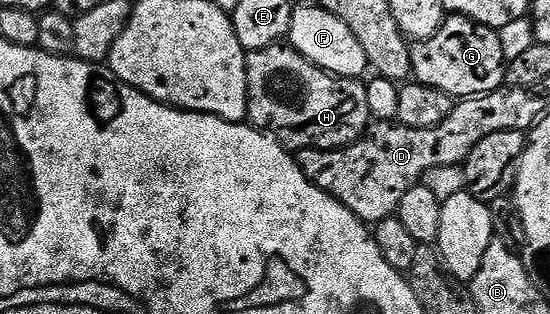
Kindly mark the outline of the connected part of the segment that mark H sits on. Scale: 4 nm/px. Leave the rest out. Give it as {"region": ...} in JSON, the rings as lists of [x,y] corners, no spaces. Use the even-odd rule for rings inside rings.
{"region":[[[288,44],[248,51],[245,56],[245,67],[247,68],[248,125],[276,138],[290,151],[339,150],[343,146],[358,142],[371,125],[364,81],[328,74],[315,64],[311,64],[298,50]]]}

